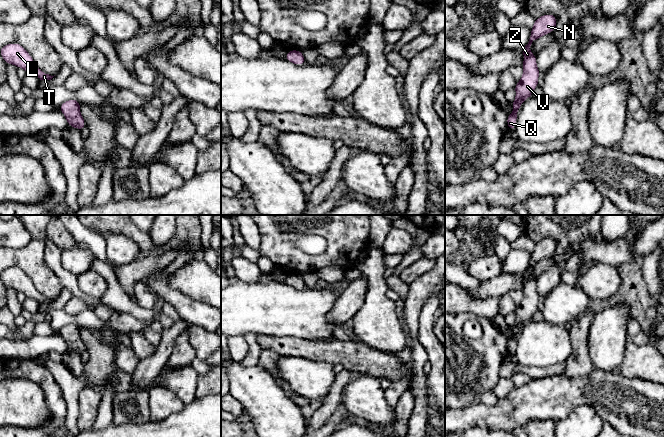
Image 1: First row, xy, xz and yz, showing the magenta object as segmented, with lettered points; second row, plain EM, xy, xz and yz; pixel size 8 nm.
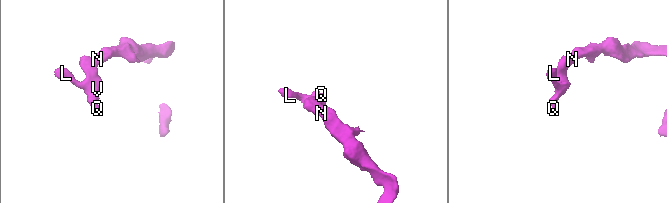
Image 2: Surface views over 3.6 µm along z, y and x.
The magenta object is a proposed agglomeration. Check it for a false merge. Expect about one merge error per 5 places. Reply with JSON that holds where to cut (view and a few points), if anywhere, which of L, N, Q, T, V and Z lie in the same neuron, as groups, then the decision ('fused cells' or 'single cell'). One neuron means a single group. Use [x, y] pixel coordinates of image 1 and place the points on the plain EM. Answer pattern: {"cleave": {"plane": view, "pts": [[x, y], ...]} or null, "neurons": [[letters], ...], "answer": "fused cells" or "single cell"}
{"cleave": null, "neurons": [["L", "N", "Q", "T", "V", "Z"]], "answer": "single cell"}

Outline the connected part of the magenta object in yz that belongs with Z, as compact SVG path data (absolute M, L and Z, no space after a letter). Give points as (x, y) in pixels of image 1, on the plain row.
M545 238L535 243L529 266L522 273L524 280L524 286L522 288L523 299L514 311L516 315L516 322L512 327L513 336L507 340L508 353L511 355L515 354L517 337L521 328L525 323L532 320L534 313L539 309L538 300L540 295L536 288L536 279L530 276L530 270L534 264L544 260L545 258L553 256L556 248L557 242L553 238Z

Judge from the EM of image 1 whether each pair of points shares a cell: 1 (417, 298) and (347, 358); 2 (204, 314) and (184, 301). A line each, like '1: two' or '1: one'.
1: two
2: one

